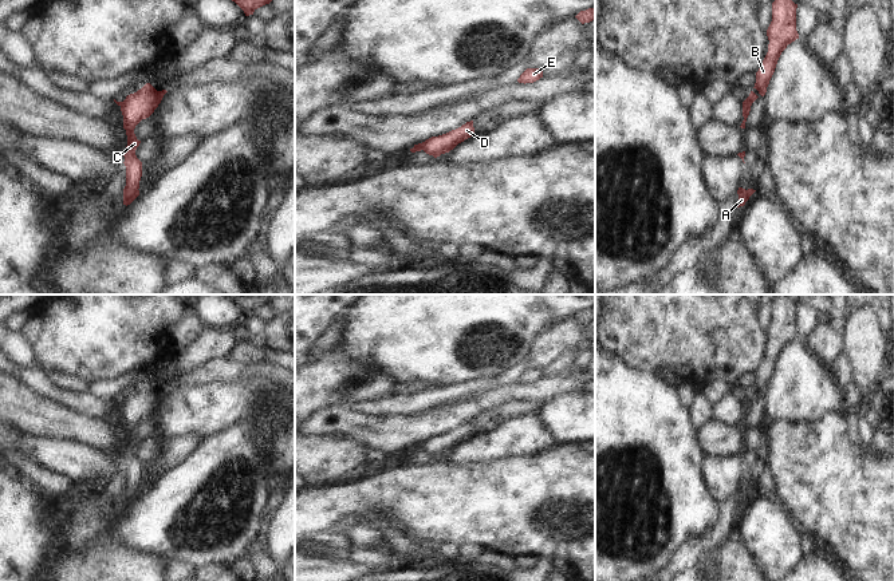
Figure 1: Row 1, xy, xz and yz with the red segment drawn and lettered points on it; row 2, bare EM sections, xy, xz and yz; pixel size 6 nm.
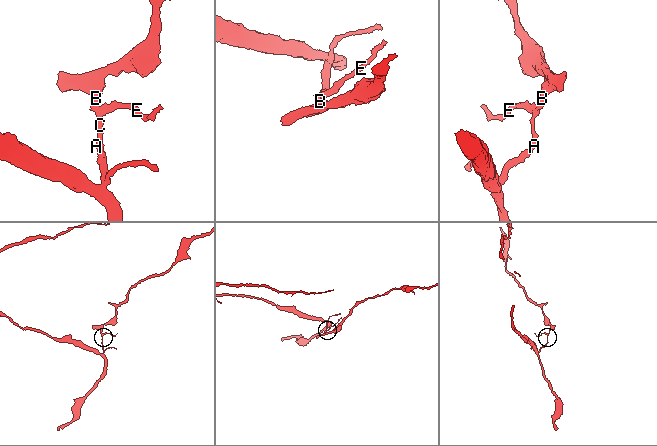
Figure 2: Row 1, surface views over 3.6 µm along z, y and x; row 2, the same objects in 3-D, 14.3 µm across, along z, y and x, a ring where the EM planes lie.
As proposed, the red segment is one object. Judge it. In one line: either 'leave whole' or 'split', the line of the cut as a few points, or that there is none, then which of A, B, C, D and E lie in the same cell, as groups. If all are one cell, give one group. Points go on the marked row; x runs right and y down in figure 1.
split | xz (421, 143), (422, 149) | A C D E / B

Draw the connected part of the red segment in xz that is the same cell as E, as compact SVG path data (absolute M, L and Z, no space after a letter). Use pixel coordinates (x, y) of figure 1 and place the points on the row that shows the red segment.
M527 68L520 78L517 79L519 83L533 83L543 78L543 70L540 68Z

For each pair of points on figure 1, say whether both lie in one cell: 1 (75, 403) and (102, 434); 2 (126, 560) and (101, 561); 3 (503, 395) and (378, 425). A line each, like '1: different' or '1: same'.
1: different
2: same
3: same

